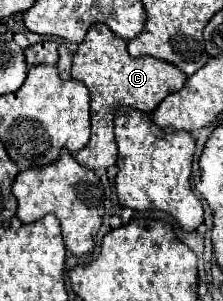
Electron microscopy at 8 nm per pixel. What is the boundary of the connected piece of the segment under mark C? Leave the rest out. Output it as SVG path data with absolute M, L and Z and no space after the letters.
M96 23L88 29L84 41L78 45L78 51L74 53L74 65L72 65L72 77L82 81L88 91L90 91L90 119L92 119L92 135L90 135L90 141L88 145L76 153L76 161L88 169L108 169L112 165L116 165L116 157L118 157L118 147L116 147L116 141L114 141L114 113L112 109L116 105L128 105L128 107L134 107L138 111L144 111L144 113L150 113L158 107L158 103L170 95L170 93L176 93L182 89L184 81L186 81L186 75L174 67L172 63L164 63L160 59L154 59L154 57L130 57L128 51L126 51L126 41L122 41L118 35L114 35L104 23Z

